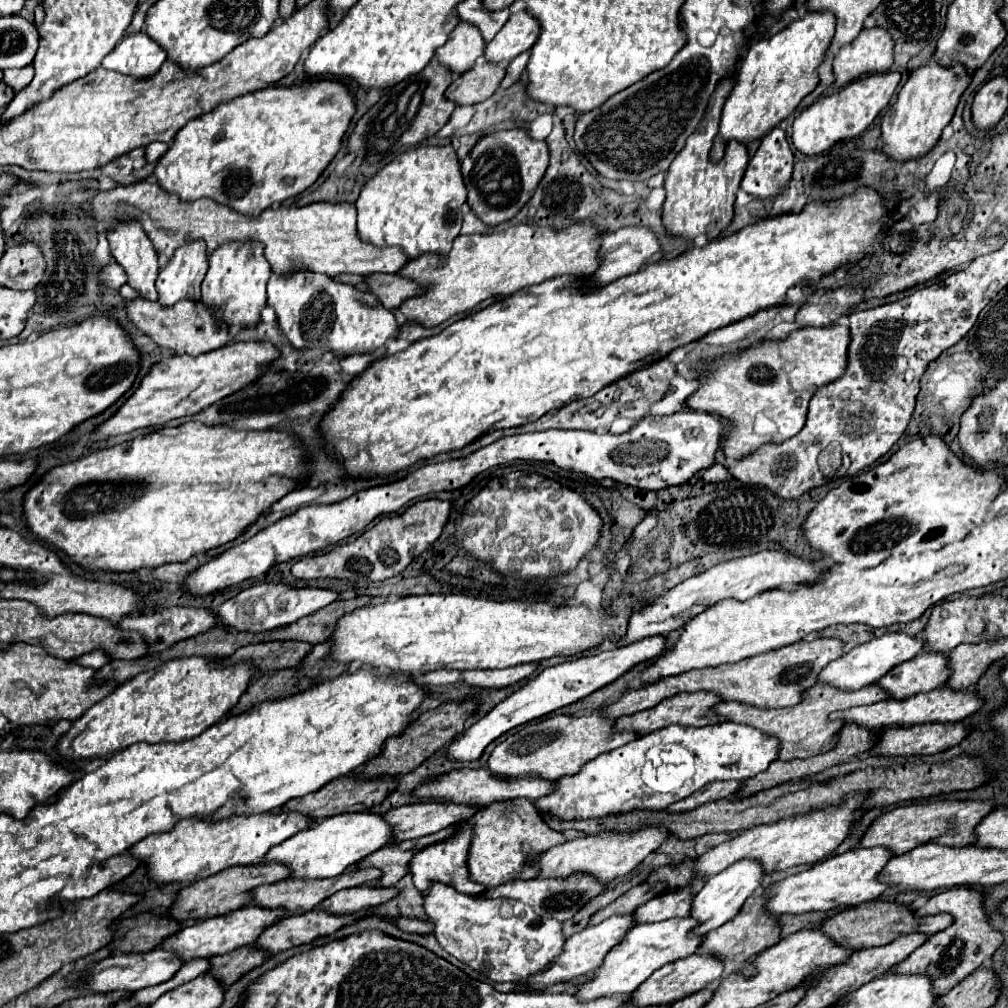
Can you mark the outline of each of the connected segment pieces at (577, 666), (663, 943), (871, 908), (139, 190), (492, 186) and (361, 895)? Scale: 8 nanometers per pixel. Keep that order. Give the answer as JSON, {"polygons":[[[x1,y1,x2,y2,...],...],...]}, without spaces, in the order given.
{"polygons":[[[651,636,651,638,643,638,637,642,631,642,627,646,615,646,611,650,593,654,593,656,579,656,573,660,567,660,563,664,545,668,539,676,535,676,533,680,529,680,521,690,517,690,515,694,511,694,507,700,503,700,501,704,497,704,487,716,479,718,477,722,473,722,461,736,457,736,445,750,445,758,453,760,453,762,473,762,479,760,483,750,501,734,509,732,515,726,521,726,529,720,541,718,557,708,569,706,585,696,589,696,591,692,607,686,609,682,617,680,619,676,623,676,627,670,631,670,633,666,637,666,639,662,657,658,663,652,665,646,665,638,661,636]],[[691,916,689,918,671,918,671,920,663,920,663,922,655,922,655,924,637,924,625,936,625,942,617,944,605,956,603,964,595,972,595,978,589,984,581,984,581,988,577,988,575,994,581,1000,593,1000,597,996,631,994,633,990,639,988,639,984,643,984,661,966,675,962,679,958,691,956,699,950,701,938,691,934,693,926,697,926,697,920,693,920]],[[869,902,869,904,861,904,857,908,849,908,843,910,839,914,835,914,833,918,825,920,825,924,821,926,823,932,827,932,837,944,851,948,851,950,861,950,861,948,871,948,871,946,883,946,893,942,899,936,905,934,913,934,913,932,923,932,927,936,937,934,945,928,949,928,953,924,953,916,951,914,935,914,935,916,925,916,925,918,917,918,913,914,913,910,909,906,897,904,897,902]],[[143,180,143,182,131,184,131,186,119,186,117,184,113,190,101,192,95,198,91,198,89,206,91,206,91,214,85,214,85,210,83,210,83,216,87,216,87,220,91,224,95,224,97,220,103,222,105,228,117,226,117,222,121,222,121,216,125,216,133,210,133,216,141,220,149,240,155,246,155,250,163,252,167,258,171,258,175,248,179,248,181,244,187,244,187,242,193,242,193,240,201,238,201,240,207,242,207,254,213,252,213,248,217,248,219,244,225,244,229,240,263,242,265,244,265,258,269,260,271,270,275,274,289,274,289,272,293,272,301,266,305,270,323,272,323,274,329,274,329,276,335,276,335,274,379,274,379,272,391,274,391,272,399,272,409,262,409,258,405,256,405,252,399,246,381,248,381,246,375,246,375,244,369,244,369,242,361,240,357,236,357,226,355,226,357,210,355,210,355,204,349,204,349,202,313,202,313,204,307,204,307,206,301,206,301,208,281,206,281,208,267,208,259,216,249,216,249,214,241,214,241,212,233,210,231,206,221,206,221,204,209,200,209,198,201,198,201,200,195,200,195,202,181,202,177,194,161,190,161,186,157,182]],[[523,128,499,130,483,136,469,156,463,160,463,178,467,186,467,204,487,224,497,226,509,222,533,196,539,180,549,164,545,140,535,140]],[[355,886,355,888,347,888,341,890,333,896,329,896,327,900,323,900,321,908,325,912,331,914,349,914,349,912,359,912,359,910,367,910,367,908,375,908,381,906,389,900,393,900,397,896,397,888,381,888,381,886]]]}

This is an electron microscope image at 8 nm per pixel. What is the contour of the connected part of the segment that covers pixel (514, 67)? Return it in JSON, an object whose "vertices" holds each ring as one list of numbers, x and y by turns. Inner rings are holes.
{"vertices":[[523,52,523,54,519,54,517,58,513,58,513,62,509,62,507,74,505,74,505,78,501,80,501,88,509,88,511,84,515,84,515,82,521,78,521,74,523,74,523,70,525,70,525,66,527,66,527,60,529,60,529,54]]}

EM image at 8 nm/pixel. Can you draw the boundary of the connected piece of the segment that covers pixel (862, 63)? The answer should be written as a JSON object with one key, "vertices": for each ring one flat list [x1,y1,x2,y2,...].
{"vertices":[[873,26,863,28,861,34,847,44,845,48,839,48,839,52,833,58,833,72,835,72,835,88,843,88,851,80,875,74,875,72,889,72,893,64,893,38,887,30]]}

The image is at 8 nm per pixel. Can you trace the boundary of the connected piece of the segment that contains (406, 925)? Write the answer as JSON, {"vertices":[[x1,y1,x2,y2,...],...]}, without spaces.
{"vertices":[[399,918,397,928,401,928,403,932,413,932,413,934,421,934,421,936,427,936,429,932,435,930,433,922,429,922,429,920,409,920,409,918]]}

